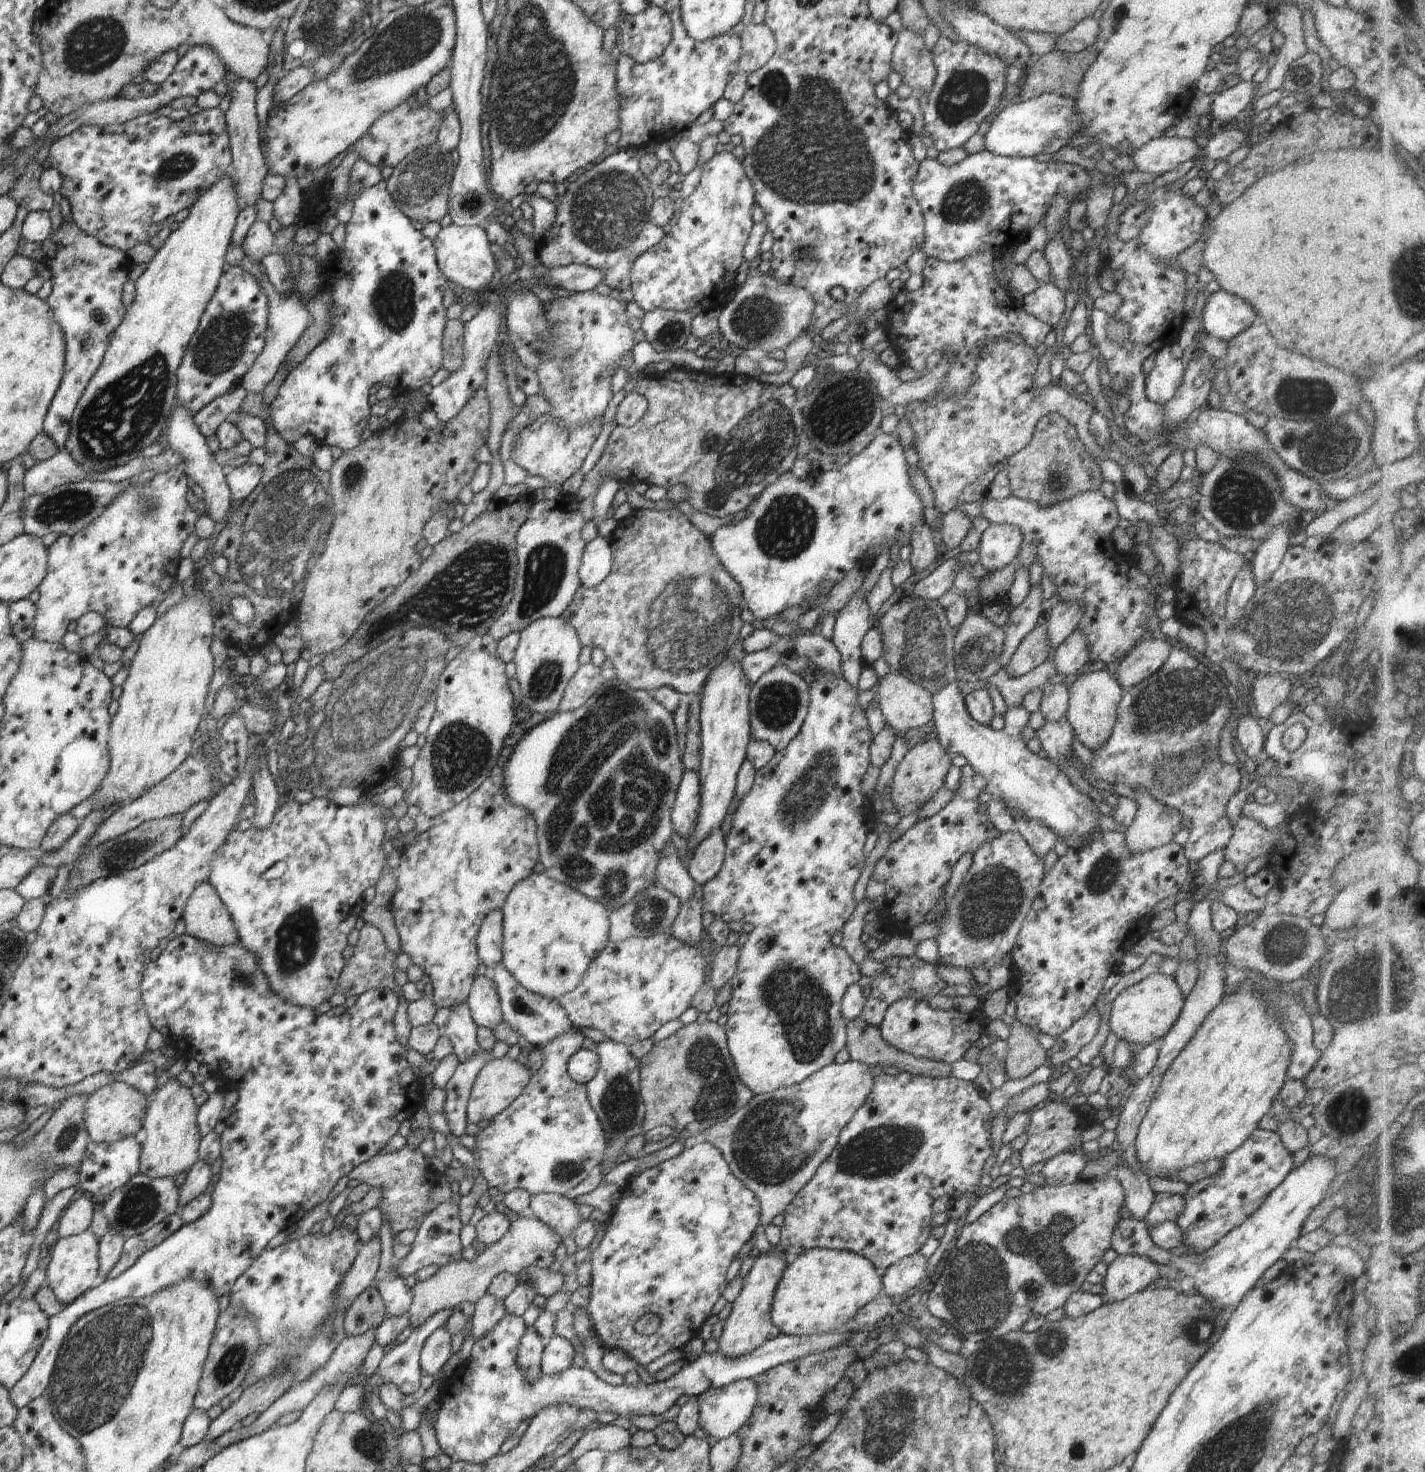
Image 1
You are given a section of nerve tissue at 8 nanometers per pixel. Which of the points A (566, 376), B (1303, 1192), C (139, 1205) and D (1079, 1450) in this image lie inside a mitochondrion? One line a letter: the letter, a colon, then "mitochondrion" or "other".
A: mitochondrion
B: other
C: mitochondrion
D: mitochondrion

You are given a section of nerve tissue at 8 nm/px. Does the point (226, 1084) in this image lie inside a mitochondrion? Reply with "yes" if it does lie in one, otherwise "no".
no

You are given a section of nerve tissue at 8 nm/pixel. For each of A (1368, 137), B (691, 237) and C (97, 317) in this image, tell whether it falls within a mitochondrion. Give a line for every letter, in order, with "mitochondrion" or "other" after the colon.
A: other
B: other
C: mitochondrion

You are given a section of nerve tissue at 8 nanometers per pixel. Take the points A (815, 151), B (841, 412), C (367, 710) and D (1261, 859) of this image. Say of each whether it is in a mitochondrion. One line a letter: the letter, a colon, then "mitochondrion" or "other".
A: mitochondrion
B: mitochondrion
C: mitochondrion
D: other

